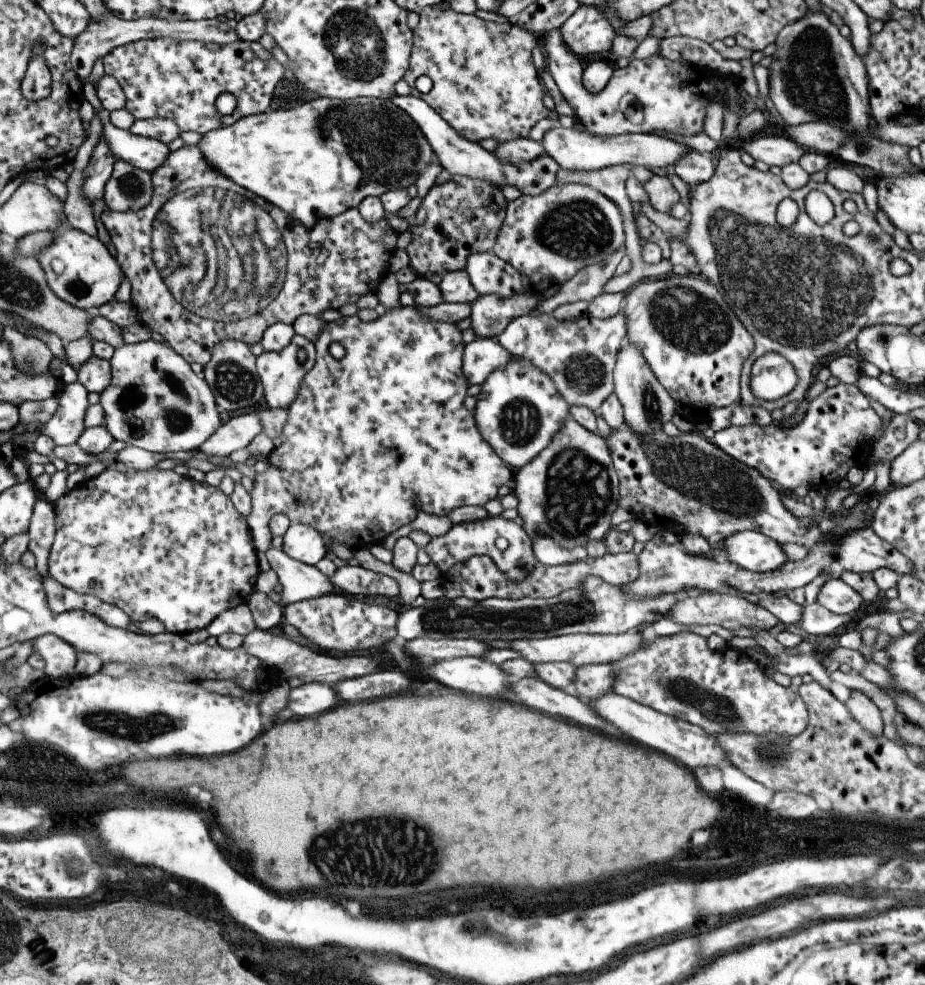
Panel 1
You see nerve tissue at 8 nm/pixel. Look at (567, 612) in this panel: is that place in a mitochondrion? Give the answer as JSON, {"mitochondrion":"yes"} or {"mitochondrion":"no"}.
{"mitochondrion":"yes"}

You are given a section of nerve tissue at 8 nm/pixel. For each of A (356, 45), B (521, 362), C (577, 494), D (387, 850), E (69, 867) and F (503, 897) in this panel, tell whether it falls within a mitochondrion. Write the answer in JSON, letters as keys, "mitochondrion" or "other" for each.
{"A":"mitochondrion","B":"other","C":"mitochondrion","D":"mitochondrion","E":"mitochondrion","F":"other"}

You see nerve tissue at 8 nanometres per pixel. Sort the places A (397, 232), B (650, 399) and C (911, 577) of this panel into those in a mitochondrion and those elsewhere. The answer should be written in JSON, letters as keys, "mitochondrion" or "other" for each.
{"A":"other","B":"mitochondrion","C":"other"}

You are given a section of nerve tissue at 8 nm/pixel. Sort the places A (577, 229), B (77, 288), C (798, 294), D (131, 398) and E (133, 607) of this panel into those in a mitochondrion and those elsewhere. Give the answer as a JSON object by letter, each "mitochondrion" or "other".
{"A":"mitochondrion","B":"mitochondrion","C":"mitochondrion","D":"other","E":"other"}

